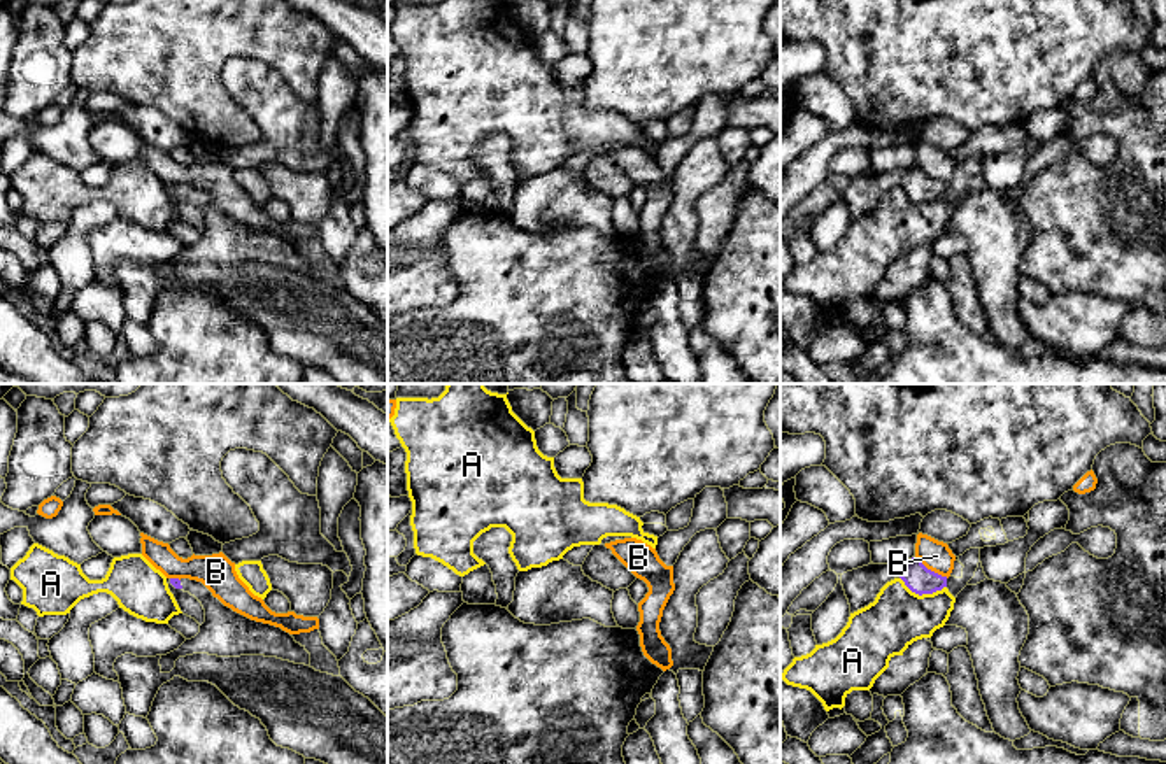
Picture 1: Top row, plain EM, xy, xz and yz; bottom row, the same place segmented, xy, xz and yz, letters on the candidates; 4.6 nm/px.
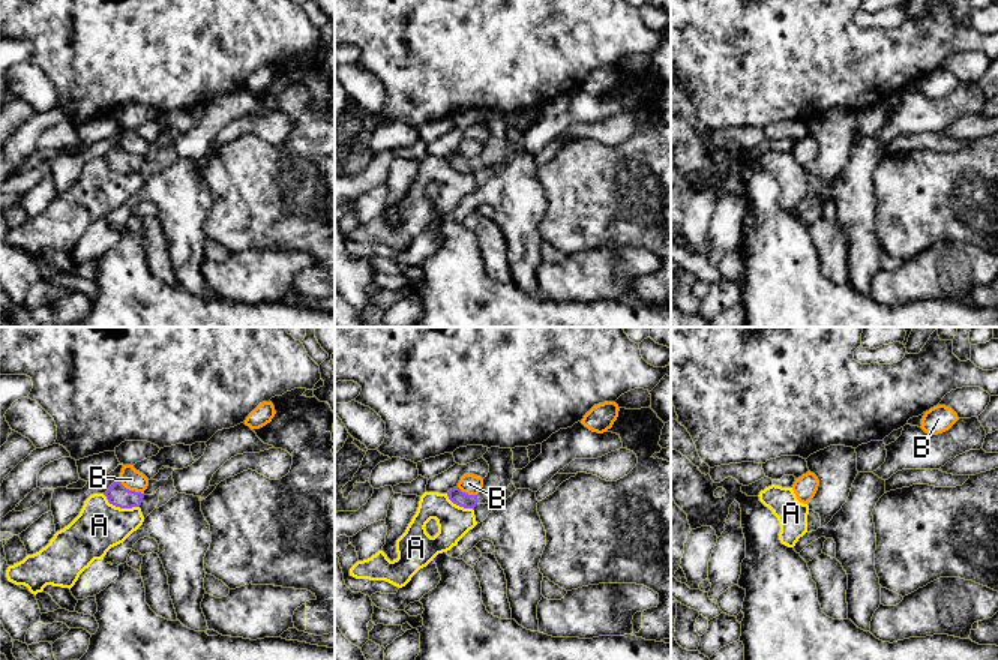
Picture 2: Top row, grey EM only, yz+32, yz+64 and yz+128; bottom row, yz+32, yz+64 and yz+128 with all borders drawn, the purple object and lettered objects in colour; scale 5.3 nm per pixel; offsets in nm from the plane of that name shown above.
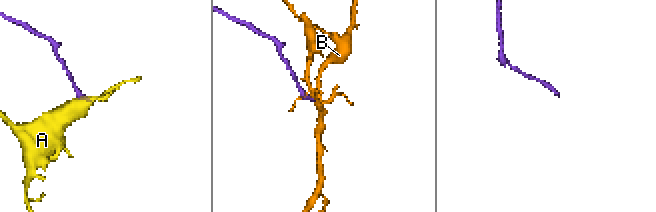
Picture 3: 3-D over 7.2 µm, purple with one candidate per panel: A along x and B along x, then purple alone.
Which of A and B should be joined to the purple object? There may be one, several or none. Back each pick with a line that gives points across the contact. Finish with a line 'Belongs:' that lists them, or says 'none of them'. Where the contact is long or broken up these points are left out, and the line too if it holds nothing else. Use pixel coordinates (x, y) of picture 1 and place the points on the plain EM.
Belongs: none of them

